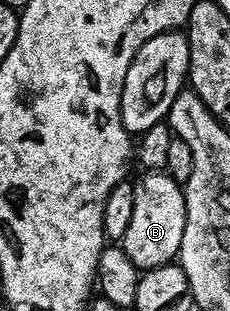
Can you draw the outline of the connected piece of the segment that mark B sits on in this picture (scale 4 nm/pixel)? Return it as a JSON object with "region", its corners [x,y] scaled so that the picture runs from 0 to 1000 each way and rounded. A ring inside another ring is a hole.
{"region":[[[630,550],[609,563],[617,569],[591,572],[578,601],[587,666],[570,720],[517,785],[552,807],[552,820],[570,820],[570,846],[587,846],[604,871],[626,871],[739,849],[774,823],[813,678],[791,585],[765,582],[717,550]]]}

